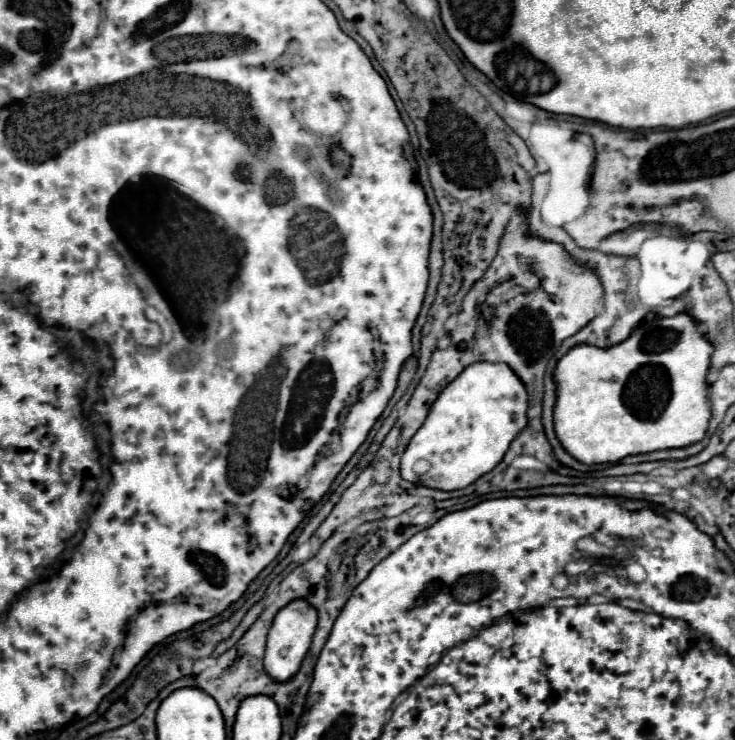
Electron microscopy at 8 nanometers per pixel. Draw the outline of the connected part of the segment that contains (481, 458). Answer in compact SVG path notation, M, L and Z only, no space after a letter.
M503 363L469 365L443 389L425 423L401 455L401 477L415 485L455 491L489 473L505 455L515 435L527 425L527 391Z

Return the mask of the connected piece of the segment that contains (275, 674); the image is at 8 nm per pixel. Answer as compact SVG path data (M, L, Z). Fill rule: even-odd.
M291 601L275 615L267 635L267 651L265 651L265 671L273 681L277 683L289 681L299 671L301 661L309 651L315 627L317 627L317 611L307 601Z

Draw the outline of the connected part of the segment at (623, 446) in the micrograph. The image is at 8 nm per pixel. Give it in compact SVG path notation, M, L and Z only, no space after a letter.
M687 313L645 321L623 343L609 349L595 349L593 345L573 347L555 369L555 381L559 381L555 433L561 445L577 461L595 465L617 463L627 455L687 447L701 441L711 417L707 399L711 353L713 345L699 333L699 327Z

